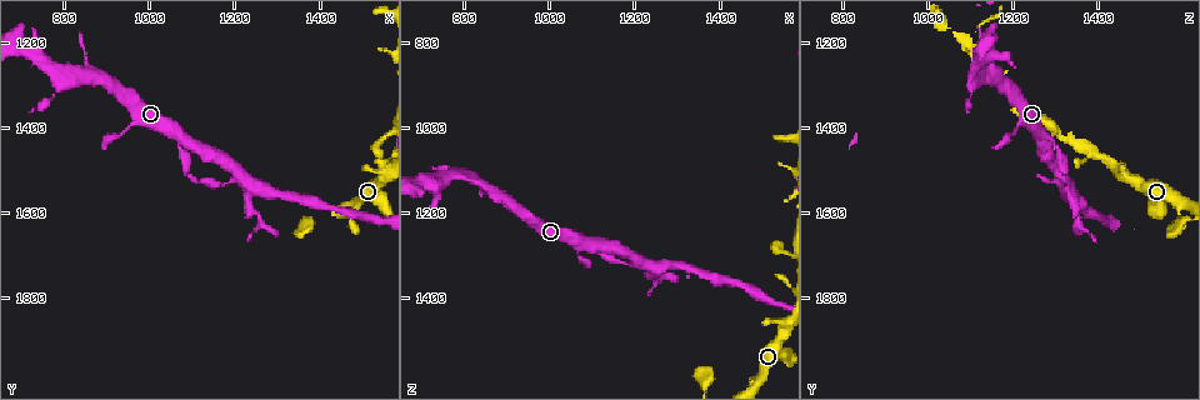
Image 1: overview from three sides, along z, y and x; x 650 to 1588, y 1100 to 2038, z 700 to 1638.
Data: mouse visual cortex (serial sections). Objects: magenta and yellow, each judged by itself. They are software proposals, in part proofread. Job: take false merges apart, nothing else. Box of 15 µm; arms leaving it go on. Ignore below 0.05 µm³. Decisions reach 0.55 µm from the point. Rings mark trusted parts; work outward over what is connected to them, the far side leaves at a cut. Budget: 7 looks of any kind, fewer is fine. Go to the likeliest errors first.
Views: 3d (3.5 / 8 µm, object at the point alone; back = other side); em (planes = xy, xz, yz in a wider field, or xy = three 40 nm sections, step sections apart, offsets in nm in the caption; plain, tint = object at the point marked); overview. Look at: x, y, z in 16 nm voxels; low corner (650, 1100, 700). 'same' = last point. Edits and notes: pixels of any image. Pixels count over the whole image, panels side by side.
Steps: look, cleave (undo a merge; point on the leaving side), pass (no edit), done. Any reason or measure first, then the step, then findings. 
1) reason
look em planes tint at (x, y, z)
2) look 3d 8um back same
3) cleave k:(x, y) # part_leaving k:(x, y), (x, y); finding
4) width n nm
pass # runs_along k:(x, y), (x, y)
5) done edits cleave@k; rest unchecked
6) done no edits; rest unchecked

look 3d 3.5um at (1550, 1500, 1455)

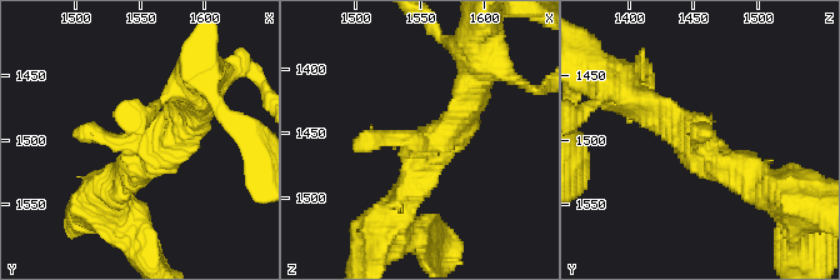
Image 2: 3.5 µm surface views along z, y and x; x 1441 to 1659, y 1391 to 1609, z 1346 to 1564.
pass # all the same cell

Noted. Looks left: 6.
thick turns thin
look 3d 8um at (1540, 1435, 1290)

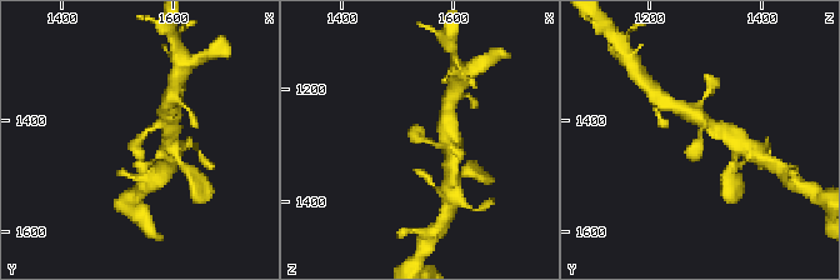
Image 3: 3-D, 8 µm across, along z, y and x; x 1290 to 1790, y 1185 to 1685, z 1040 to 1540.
look 3d 3.5um at (1545, 1430, 1285)

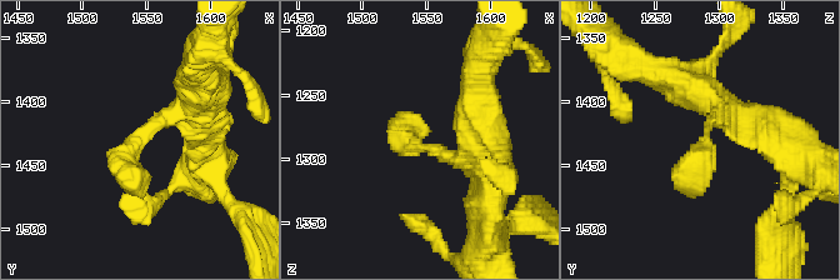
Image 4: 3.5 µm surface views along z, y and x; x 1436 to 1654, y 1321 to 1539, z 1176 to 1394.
need the tissue
look em xy step 3 tint at (1544, 1430, 1288)

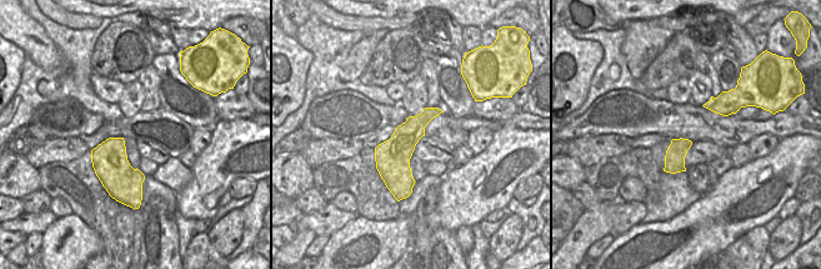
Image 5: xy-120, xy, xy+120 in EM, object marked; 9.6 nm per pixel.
pass # runs_along 4:(190, 130), (179, 110), (129, 149), (144, 195); one cell here

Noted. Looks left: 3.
sharp bend
look 3d 3.5um back at (1215, 1510, 1320)

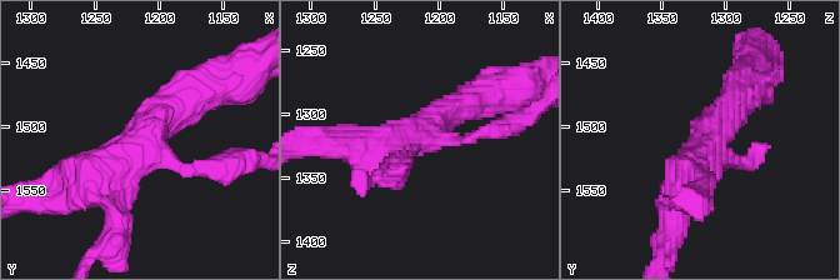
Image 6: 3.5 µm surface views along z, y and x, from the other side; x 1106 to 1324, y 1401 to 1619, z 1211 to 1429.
arms 3; arm_widths 150, 450, 500 nm
look em xy step 5 tint at (1212, 1508, 1314)

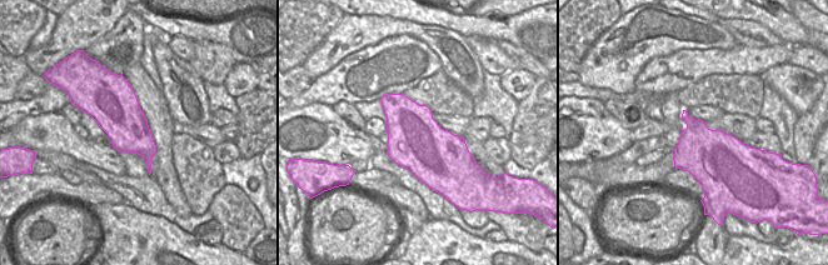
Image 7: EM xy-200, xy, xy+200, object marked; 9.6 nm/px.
pass # runs_along 6:(200, 89), (78, 189); continuous, no second cell

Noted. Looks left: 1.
done no edits; rest unchecked

